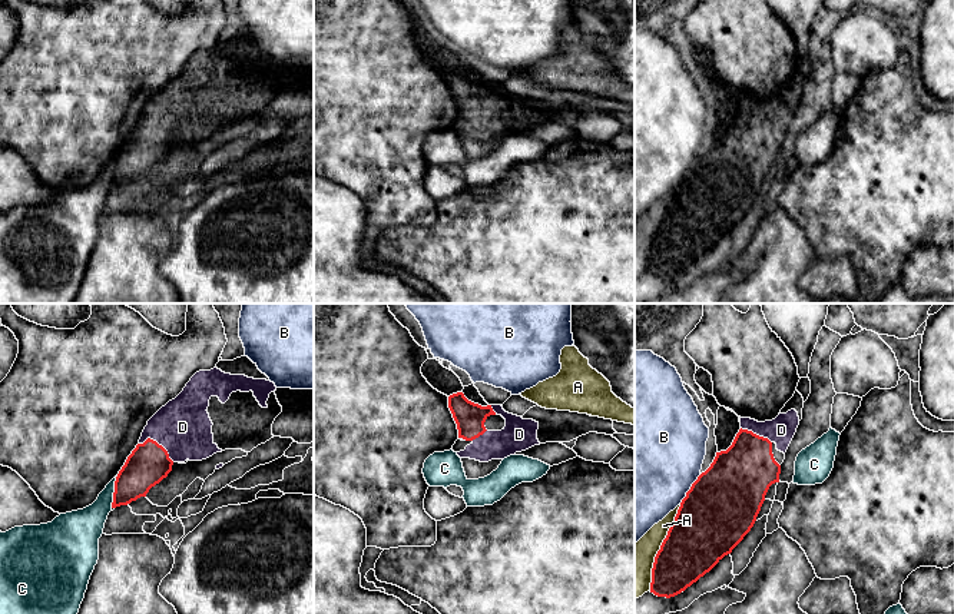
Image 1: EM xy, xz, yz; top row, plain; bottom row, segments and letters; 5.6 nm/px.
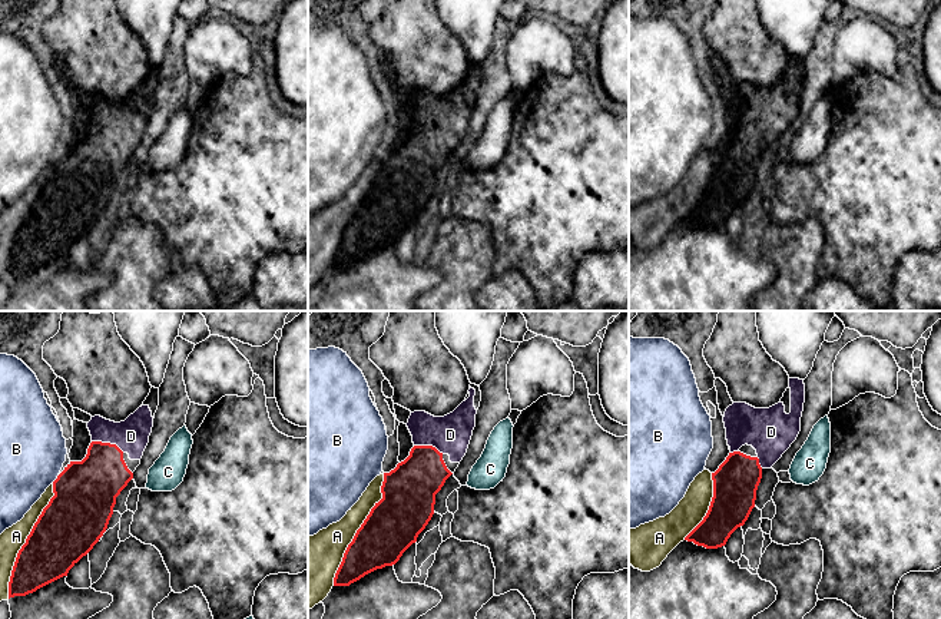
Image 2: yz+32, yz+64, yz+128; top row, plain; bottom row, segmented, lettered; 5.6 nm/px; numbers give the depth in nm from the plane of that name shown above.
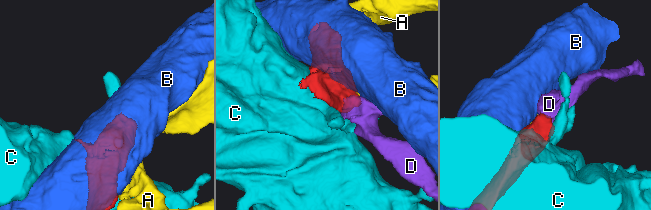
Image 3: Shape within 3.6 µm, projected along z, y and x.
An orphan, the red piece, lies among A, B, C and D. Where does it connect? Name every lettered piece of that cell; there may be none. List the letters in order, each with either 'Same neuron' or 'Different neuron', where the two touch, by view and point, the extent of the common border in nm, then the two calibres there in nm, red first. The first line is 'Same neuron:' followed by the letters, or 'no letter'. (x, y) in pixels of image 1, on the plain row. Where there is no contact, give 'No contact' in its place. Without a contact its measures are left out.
Same neuron: D
A: Different neuron. Touches red at yz (661, 226). Shared border 500 nm. Thickness 360 nm (red) against 200 nm
B: Different neuron. Touches red at yz (691, 168). Shared border 200 nm. Thickness 400 nm (red) against 480 nm
C: Different neuron. Touches red at xy (113, 172). Shared border 180 nm. Thickness 240 nm (red) against 200 nm
D: Same neuron. Touches red at xy (156, 122). Shared border 220 nm. Thickness 240 nm (red) against 320 nm

